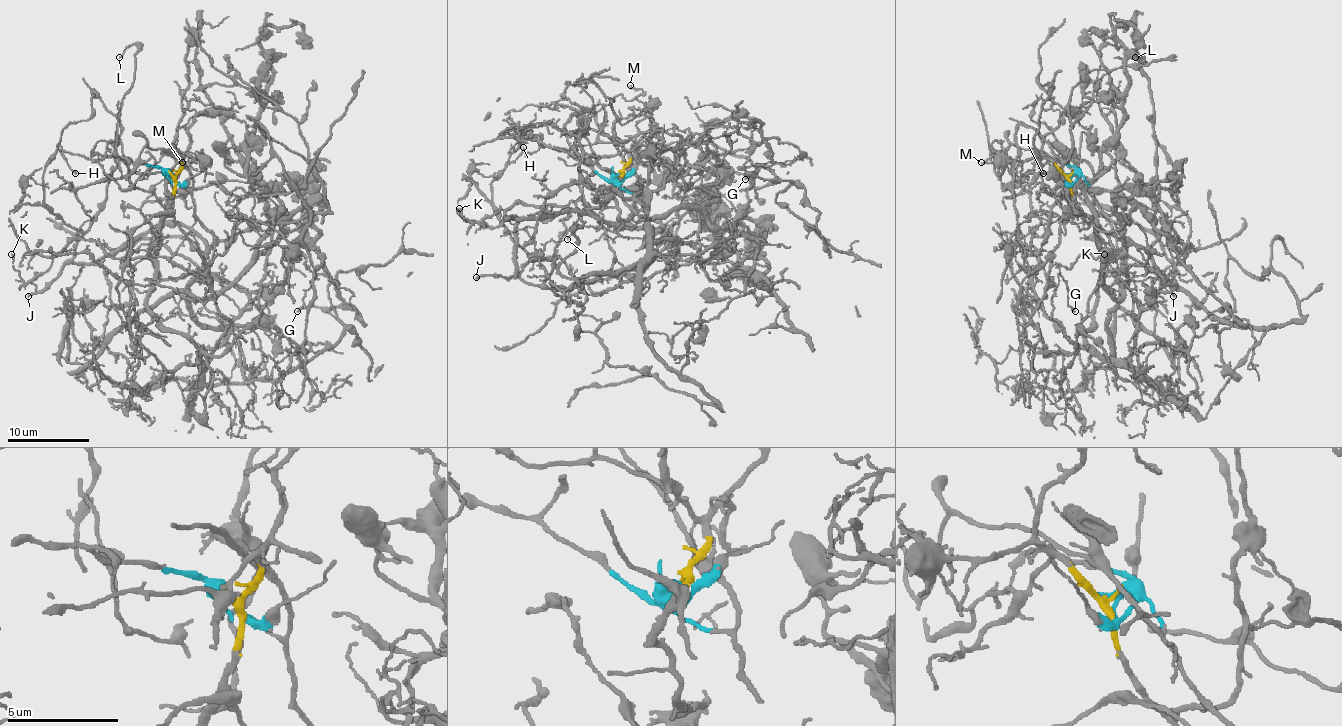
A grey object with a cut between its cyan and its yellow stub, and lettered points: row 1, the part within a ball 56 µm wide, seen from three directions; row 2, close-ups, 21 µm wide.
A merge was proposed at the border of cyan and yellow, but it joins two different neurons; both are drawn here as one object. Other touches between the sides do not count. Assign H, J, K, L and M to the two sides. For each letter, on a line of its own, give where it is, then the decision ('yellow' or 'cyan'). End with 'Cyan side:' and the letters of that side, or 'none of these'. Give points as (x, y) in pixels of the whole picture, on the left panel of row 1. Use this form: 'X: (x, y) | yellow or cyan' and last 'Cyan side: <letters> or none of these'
H: (75, 173) | cyan
J: (28, 296) | cyan
K: (11, 254) | yellow
L: (119, 57) | cyan
M: (182, 162) | yellow
Cyan side: H, J, L

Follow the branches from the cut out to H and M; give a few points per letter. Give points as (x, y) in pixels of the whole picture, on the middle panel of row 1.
H: (617, 177), (660, 224), (658, 251), (572, 288), (529, 284), (529, 257), (492, 202), (492, 181), (523, 146)
M: (617, 177), (633, 146), (650, 128), (650, 111), (638, 95), (642, 91), (629, 85)

